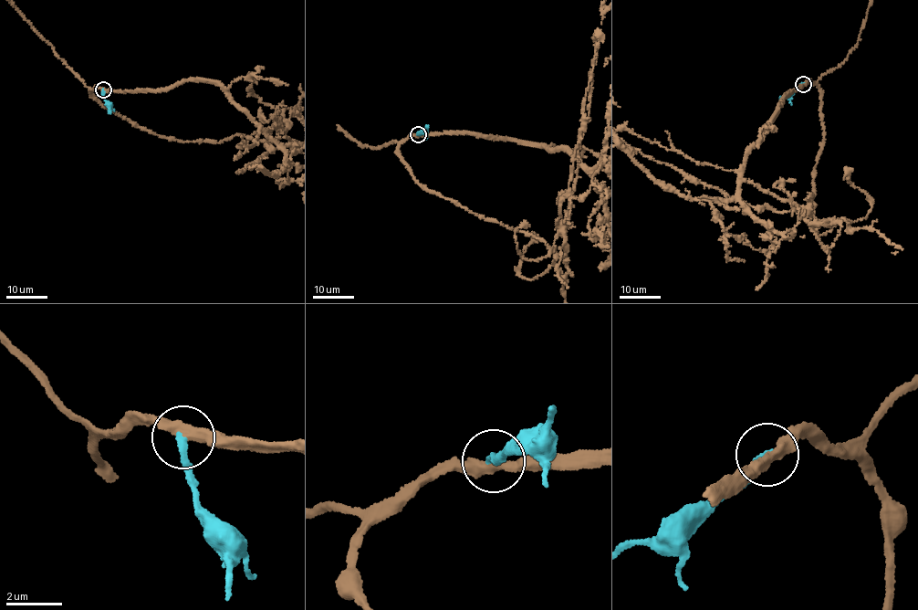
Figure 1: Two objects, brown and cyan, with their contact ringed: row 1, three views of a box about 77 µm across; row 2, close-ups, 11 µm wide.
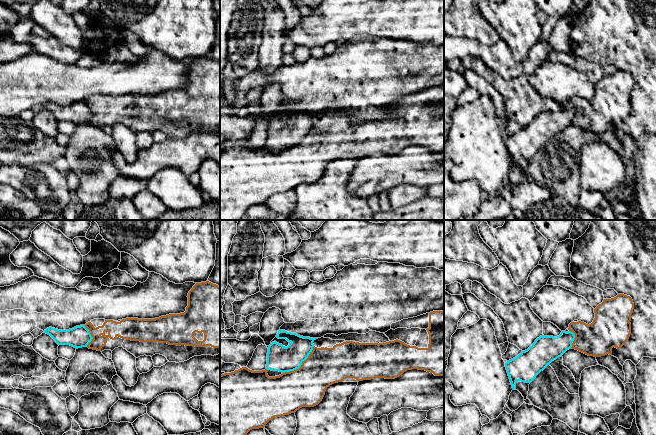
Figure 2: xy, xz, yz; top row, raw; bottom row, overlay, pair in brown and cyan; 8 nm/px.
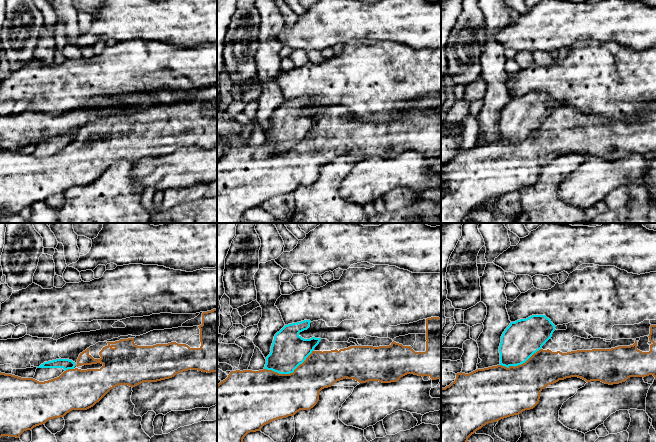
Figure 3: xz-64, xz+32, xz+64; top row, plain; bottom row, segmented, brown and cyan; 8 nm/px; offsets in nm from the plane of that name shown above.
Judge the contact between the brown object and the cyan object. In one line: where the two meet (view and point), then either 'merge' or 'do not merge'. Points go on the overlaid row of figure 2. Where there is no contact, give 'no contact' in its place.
meets brown in xz at (301, 365); do not merge

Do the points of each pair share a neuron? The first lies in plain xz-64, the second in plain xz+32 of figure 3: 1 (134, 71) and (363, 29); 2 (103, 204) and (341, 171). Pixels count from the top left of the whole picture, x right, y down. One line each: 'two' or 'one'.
1: two
2: one

